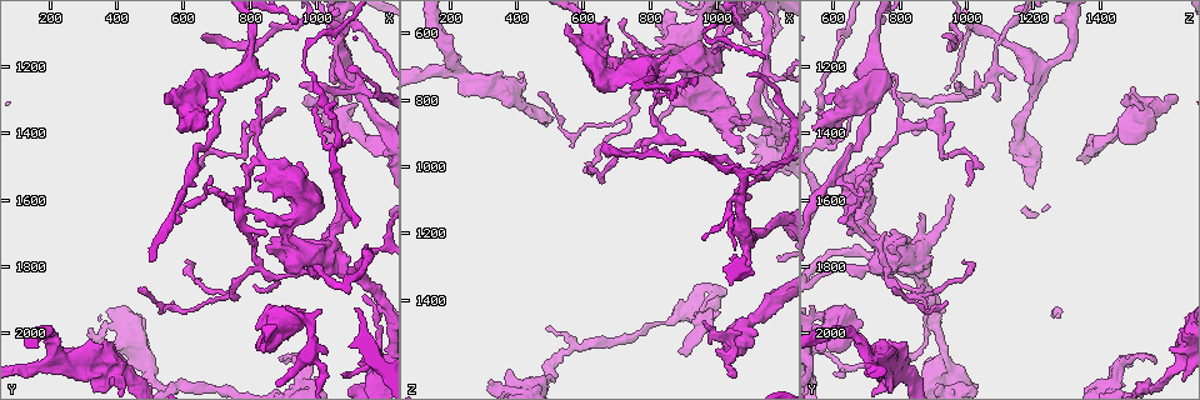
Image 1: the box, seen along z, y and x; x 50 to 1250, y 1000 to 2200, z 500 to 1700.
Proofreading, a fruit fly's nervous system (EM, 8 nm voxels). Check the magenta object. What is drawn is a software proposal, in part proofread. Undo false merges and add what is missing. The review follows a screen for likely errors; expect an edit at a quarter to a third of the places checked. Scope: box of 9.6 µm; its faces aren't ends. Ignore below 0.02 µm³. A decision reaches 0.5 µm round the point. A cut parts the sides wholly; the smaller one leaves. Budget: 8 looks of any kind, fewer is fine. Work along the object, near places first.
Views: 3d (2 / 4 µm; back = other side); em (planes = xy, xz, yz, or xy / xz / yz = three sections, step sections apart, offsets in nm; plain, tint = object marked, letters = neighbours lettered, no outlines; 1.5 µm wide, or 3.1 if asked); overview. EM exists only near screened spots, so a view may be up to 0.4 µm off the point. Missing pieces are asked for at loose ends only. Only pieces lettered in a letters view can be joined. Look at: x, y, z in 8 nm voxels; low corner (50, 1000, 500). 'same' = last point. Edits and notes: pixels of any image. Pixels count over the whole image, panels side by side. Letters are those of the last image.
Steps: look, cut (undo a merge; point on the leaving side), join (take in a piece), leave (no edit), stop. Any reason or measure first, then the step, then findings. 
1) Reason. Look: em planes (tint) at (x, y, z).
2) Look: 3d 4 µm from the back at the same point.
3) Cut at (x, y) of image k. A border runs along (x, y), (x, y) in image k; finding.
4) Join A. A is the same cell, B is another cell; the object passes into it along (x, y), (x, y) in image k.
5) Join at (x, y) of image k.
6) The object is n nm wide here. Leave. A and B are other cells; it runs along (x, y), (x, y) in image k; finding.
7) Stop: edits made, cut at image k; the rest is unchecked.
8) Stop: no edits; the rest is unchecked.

Abrupt turn. Look: 3d 2 µm at (1060, 1130, 1100).

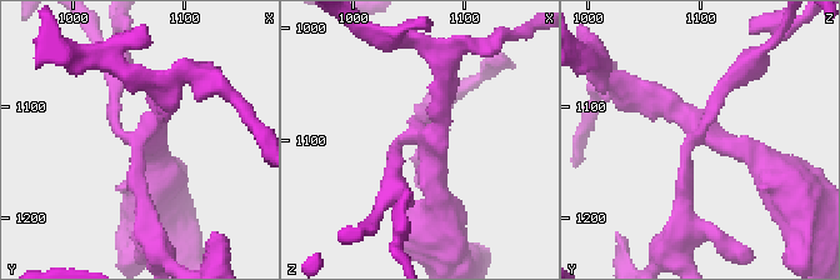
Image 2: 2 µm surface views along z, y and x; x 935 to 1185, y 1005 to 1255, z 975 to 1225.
4 arms meet here; shape alone is not enough. Look: em xz step 4 (letters) at (1060, 1126, 1104).

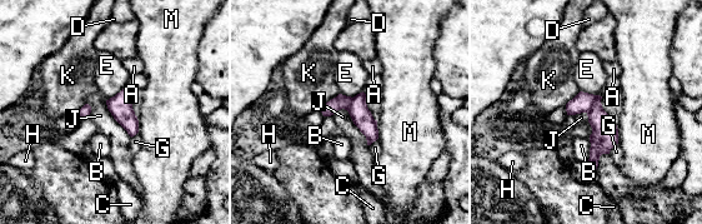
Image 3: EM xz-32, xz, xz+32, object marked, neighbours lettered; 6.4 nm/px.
The object is 140 nm wide here. Cut at (582, 103) of image 3. A, B, C, D, E, G, H, J, K and M are other cells; a border runs along (597, 95), (587, 113) in image 3; a second neuron is stuck on.

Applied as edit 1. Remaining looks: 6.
Thick turns thin. Look: 3d 4 µm at (1120, 1820, 850).

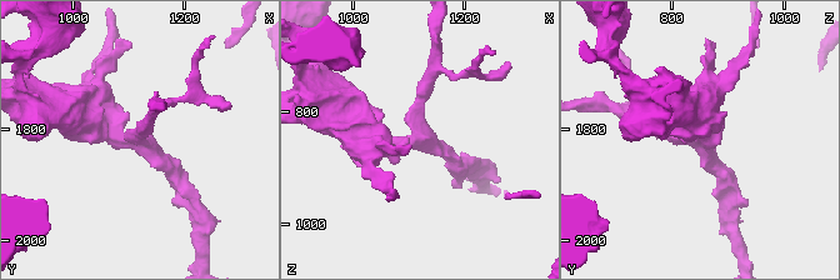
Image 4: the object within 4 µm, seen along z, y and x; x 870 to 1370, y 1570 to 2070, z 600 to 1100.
3 arms meet here; the arms are 190, 240, 360 nm wide; need the tissue. Look: em planes (letters) at (1130, 1815, 850).

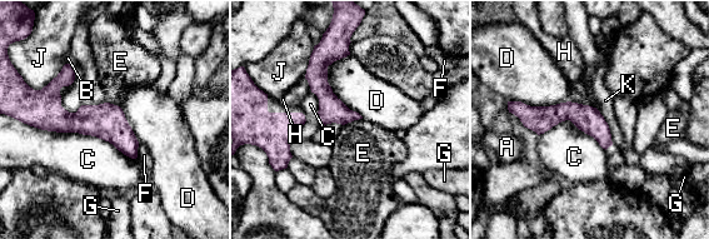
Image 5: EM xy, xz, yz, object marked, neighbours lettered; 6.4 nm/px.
Leave. A, B, C, D, E, F, G, H, J and K are other cells; it runs along (35, 114), (101, 122), (134, 154) in image 5; continuous, no second neuron.

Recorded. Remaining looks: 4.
Stop: edits made, cut at image 3; the rest is unchecked.

